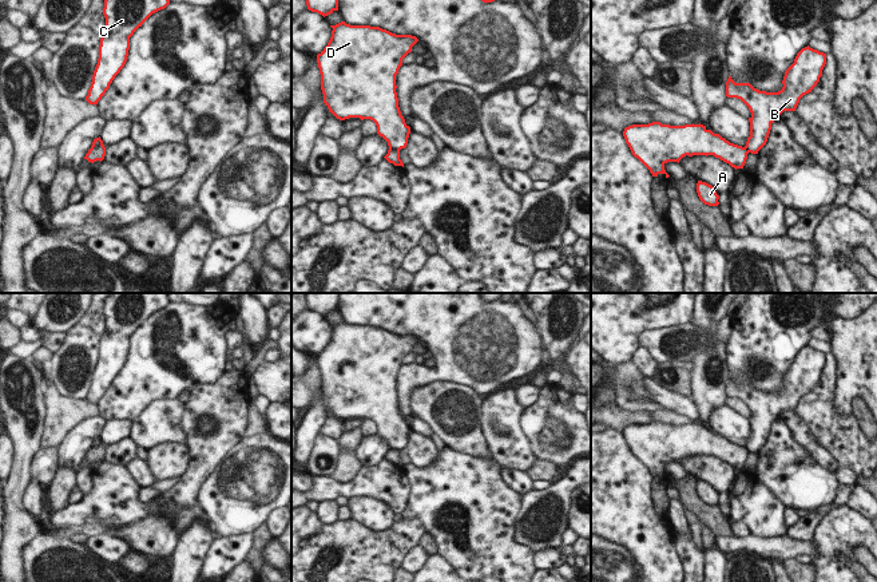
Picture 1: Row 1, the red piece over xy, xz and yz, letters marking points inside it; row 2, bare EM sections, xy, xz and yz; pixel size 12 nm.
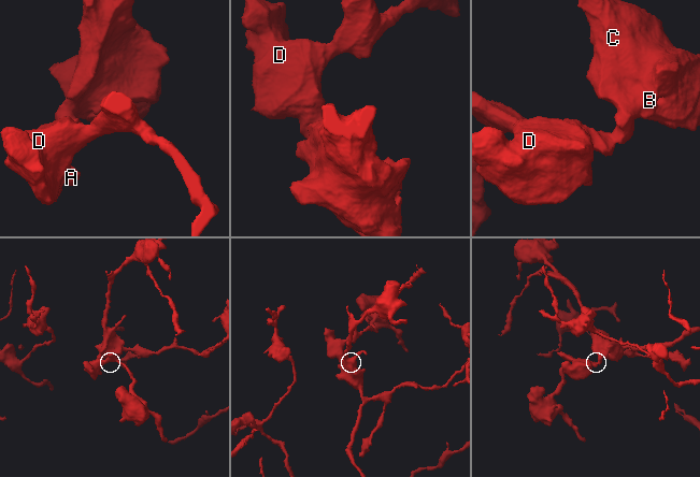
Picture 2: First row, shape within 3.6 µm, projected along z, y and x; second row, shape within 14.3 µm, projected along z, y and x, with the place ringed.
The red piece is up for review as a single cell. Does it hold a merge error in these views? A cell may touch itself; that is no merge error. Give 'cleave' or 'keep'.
cleave

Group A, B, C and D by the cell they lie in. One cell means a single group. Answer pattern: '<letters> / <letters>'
A D / B C

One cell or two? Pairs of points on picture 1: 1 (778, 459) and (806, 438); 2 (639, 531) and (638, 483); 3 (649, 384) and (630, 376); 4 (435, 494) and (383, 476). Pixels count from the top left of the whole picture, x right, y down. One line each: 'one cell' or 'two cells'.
1: two cells
2: one cell
3: two cells
4: two cells

